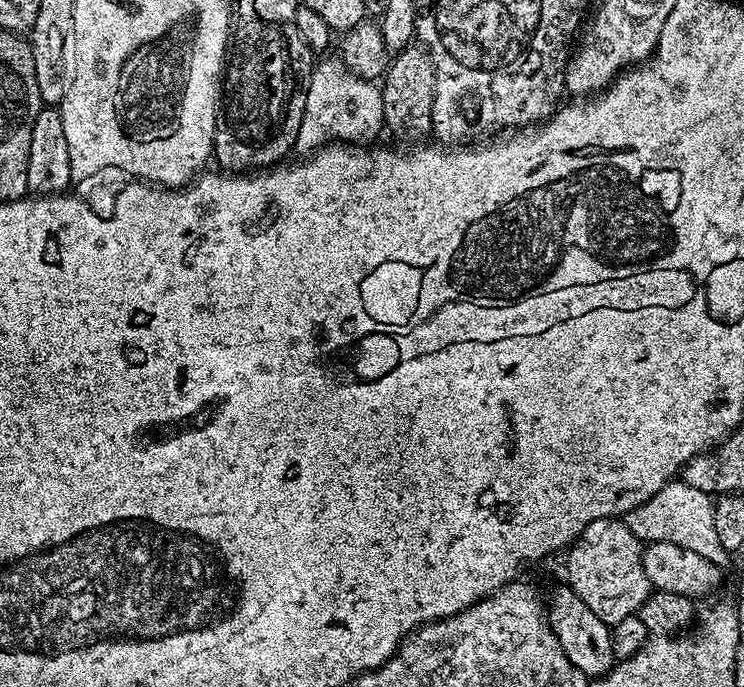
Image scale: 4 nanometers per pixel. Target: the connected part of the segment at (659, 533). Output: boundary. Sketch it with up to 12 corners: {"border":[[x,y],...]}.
{"border":[[676,478],[629,512],[641,542],[674,540],[726,559],[713,497]]}

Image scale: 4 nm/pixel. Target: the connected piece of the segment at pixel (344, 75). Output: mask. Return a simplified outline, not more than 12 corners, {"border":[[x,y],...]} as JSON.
{"border":[[312,69],[295,151],[364,146],[384,128],[373,81]]}

